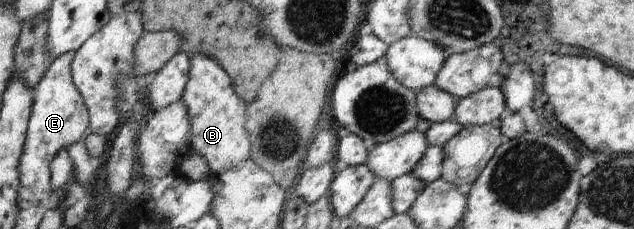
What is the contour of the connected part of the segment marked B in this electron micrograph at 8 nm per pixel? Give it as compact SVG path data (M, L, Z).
M204 53L194 54L190 58L191 70L181 99L188 110L191 135L189 145L193 153L203 156L213 177L250 157L251 141L245 126L248 123L247 105L236 95L229 75L214 58Z

